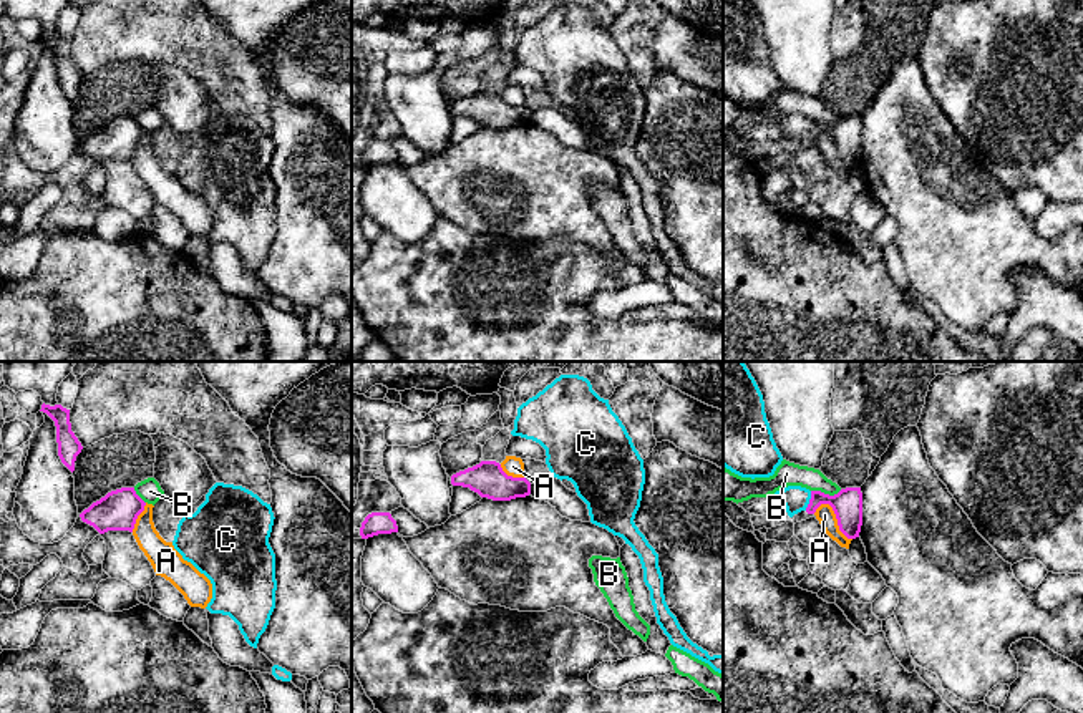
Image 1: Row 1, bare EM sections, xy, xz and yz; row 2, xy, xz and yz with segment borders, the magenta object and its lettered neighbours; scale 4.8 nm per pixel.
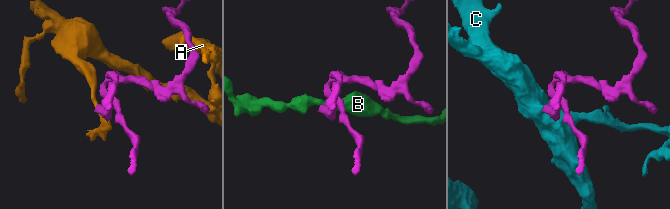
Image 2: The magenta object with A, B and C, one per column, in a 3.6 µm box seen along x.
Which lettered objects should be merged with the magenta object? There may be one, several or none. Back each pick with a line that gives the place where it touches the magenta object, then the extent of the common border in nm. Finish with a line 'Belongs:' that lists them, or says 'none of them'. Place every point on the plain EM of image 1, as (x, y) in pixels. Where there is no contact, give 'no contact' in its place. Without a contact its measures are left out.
C: yz (810, 130) | 100 nm
Belongs: C

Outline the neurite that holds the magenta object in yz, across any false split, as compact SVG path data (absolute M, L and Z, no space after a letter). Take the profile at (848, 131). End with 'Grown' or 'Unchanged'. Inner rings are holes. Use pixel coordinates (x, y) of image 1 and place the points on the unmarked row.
M788 114L775 121L786 136L789 146L806 139L814 143L821 133L829 133L836 143L839 159L847 167L859 166L862 154L862 121L861 116L846 116L829 124L821 119L809 119L801 114Z. Grown

